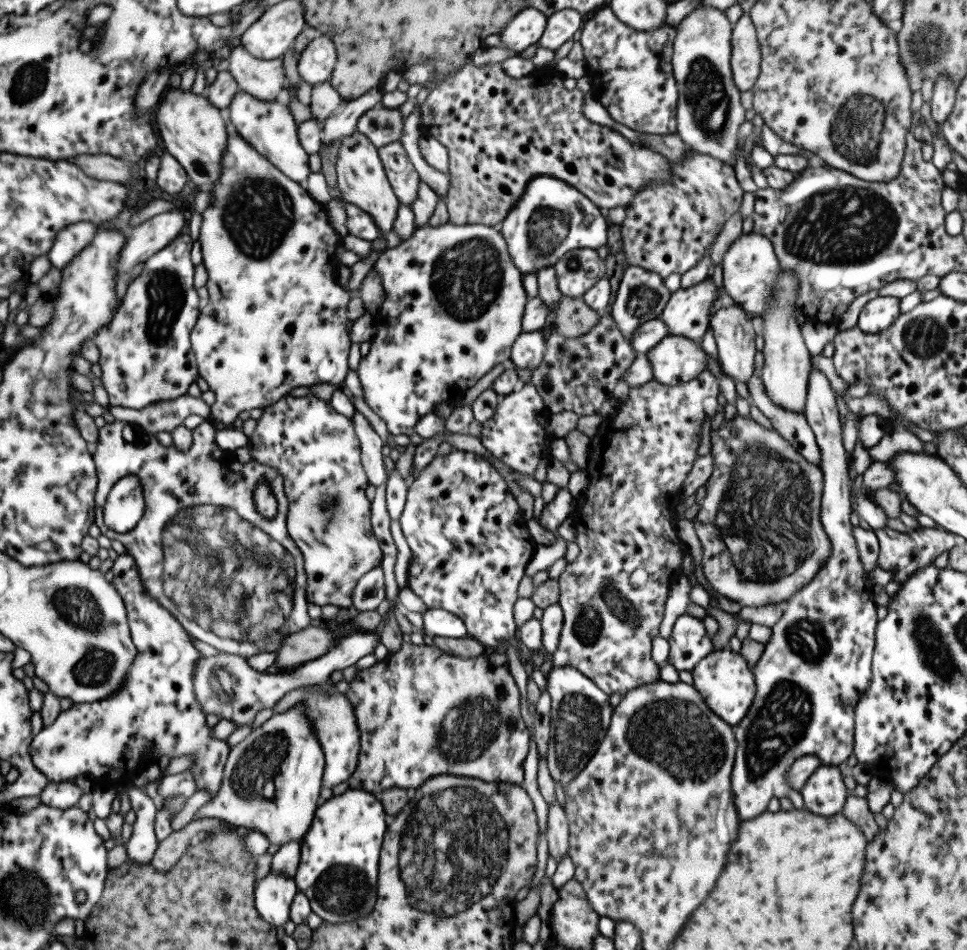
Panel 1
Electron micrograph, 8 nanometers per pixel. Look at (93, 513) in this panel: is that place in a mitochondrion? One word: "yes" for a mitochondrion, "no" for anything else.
no

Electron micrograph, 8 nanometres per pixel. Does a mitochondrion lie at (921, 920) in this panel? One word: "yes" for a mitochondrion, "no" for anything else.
no

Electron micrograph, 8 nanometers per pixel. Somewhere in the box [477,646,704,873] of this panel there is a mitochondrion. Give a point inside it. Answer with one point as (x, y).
(578, 720)

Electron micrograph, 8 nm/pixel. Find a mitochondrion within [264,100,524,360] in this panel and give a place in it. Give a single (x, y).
(468, 276)

